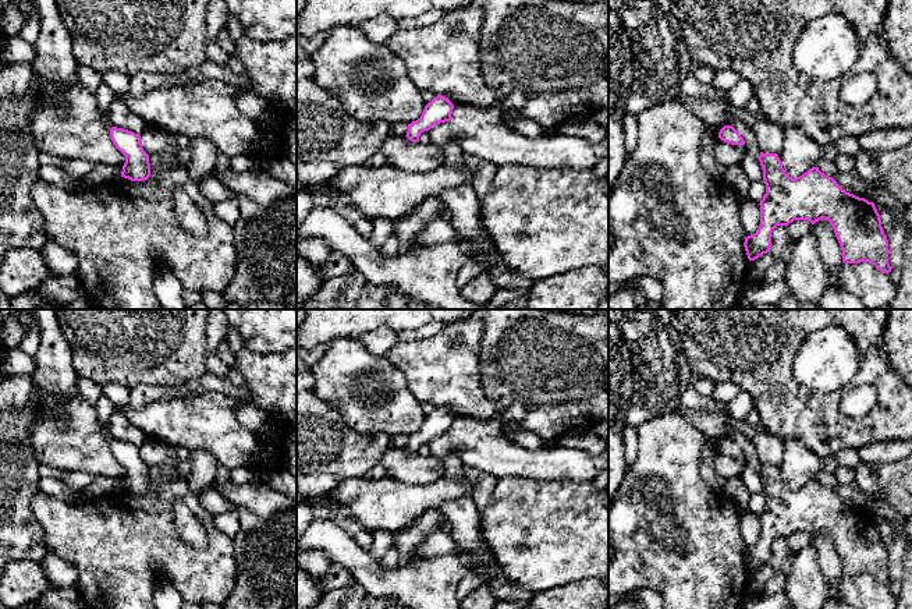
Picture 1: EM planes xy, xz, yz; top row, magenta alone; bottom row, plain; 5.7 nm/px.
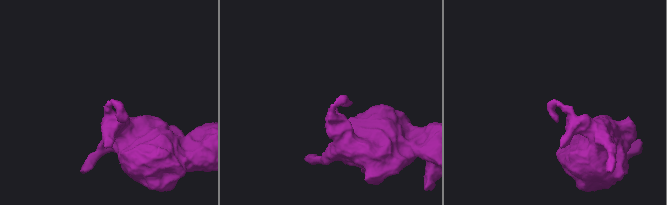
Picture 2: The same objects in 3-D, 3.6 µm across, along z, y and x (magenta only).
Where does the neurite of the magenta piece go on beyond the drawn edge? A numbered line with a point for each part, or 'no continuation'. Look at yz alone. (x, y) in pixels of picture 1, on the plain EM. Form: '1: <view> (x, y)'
no continuation

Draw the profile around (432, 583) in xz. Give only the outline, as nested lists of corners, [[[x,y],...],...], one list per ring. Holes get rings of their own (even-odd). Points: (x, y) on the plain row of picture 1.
[[[315,518],[299,539],[301,549],[320,550],[333,564],[340,564],[352,573],[352,580],[366,595],[397,598],[409,609],[462,609],[457,596],[459,581],[471,573],[475,564],[493,559],[490,548],[480,548],[468,555],[448,553],[444,556],[420,559],[416,564],[383,570],[370,553],[359,548],[340,525],[329,518]]]

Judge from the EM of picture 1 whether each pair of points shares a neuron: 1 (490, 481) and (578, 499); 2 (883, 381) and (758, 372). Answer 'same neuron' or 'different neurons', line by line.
1: different neurons
2: same neuron

